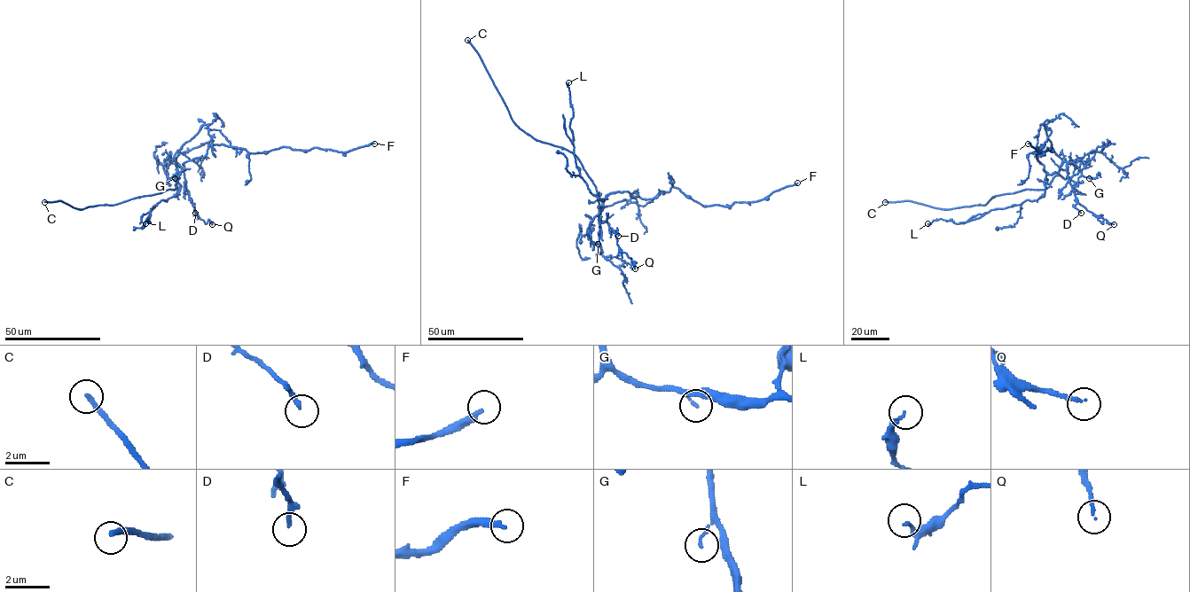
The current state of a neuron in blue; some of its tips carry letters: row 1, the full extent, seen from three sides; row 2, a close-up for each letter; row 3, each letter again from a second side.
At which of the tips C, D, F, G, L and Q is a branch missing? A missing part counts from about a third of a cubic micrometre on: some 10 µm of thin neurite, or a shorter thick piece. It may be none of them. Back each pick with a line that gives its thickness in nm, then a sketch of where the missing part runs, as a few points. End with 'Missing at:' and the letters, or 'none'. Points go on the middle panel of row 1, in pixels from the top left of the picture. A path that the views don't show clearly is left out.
C: Thickness 240 nm
D: Thickness 170 nm. Course of what is missing: (618, 236), (631, 254)
F: Thickness 260 nm
Missing at: C, D, F

